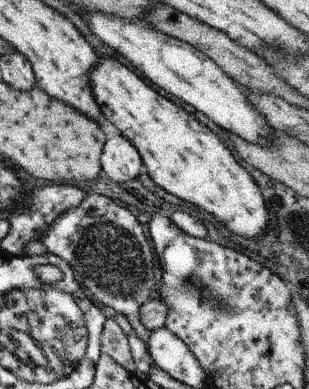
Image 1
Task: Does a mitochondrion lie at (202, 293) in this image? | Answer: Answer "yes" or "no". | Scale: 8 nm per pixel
yes

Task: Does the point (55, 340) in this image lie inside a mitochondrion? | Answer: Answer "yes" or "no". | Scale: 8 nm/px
yes

